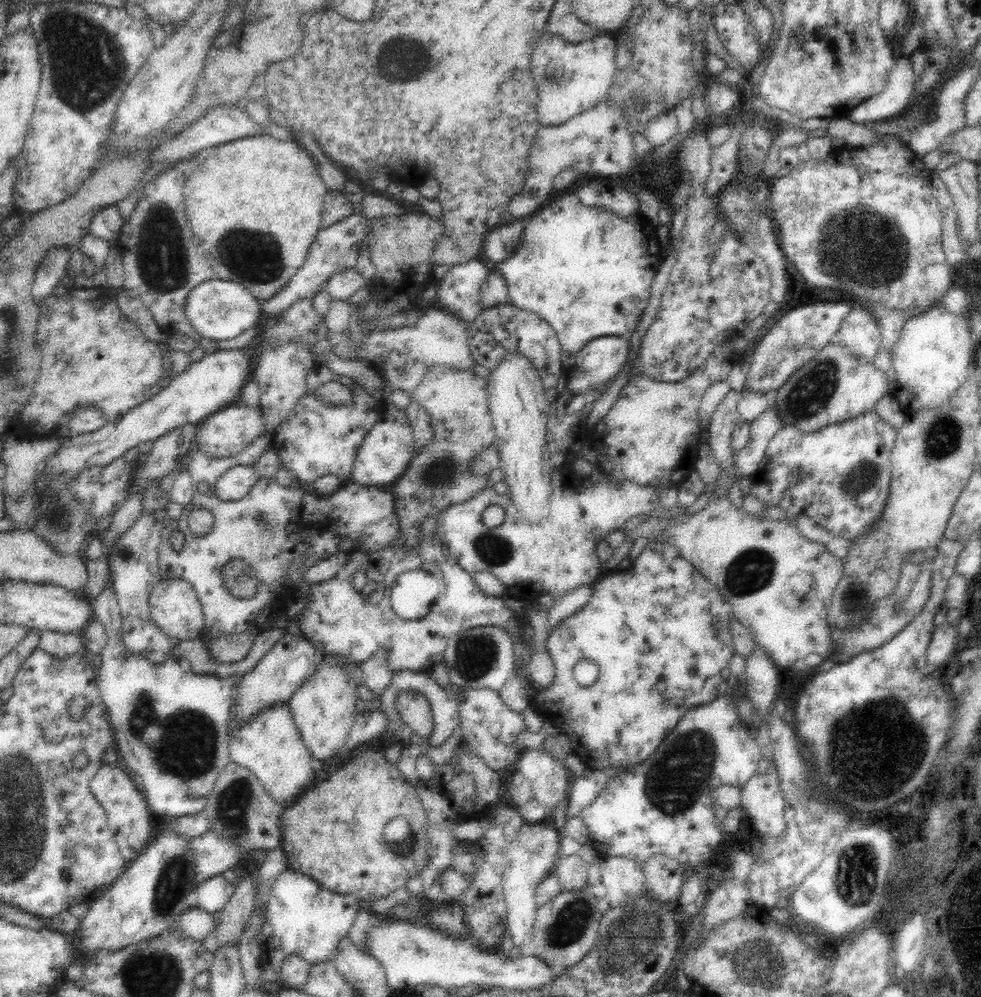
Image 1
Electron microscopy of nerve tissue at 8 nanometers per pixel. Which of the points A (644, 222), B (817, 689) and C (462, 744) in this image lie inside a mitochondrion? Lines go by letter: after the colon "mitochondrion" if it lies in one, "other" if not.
A: other
B: other
C: other

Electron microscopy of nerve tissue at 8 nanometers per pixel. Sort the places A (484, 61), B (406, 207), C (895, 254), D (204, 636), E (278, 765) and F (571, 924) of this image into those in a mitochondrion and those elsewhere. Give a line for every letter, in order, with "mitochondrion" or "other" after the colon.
A: other
B: other
C: mitochondrion
D: other
E: other
F: mitochondrion

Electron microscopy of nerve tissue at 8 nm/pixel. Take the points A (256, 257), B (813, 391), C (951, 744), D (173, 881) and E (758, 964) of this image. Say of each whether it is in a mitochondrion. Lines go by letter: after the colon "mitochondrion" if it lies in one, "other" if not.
A: mitochondrion
B: mitochondrion
C: other
D: mitochondrion
E: mitochondrion

